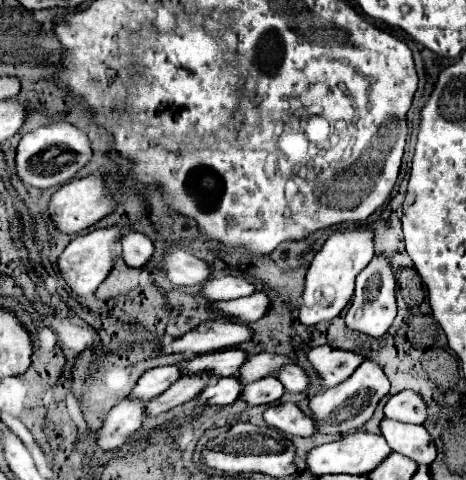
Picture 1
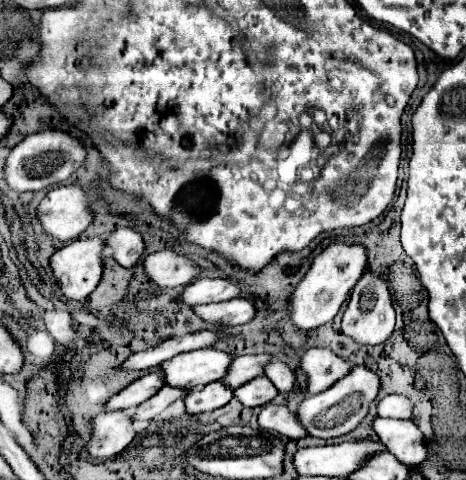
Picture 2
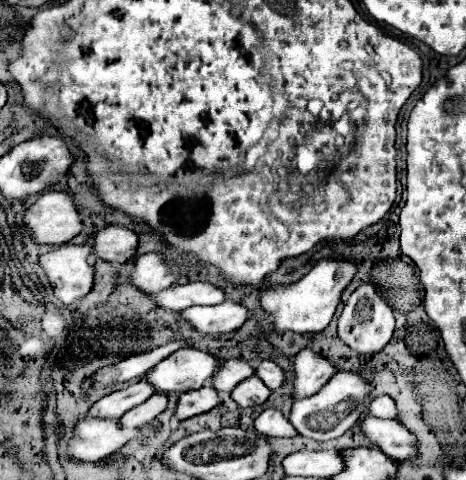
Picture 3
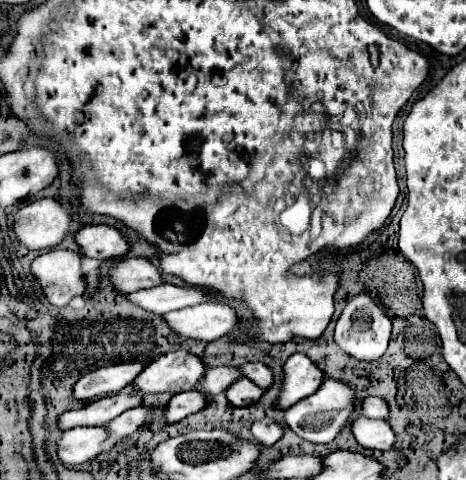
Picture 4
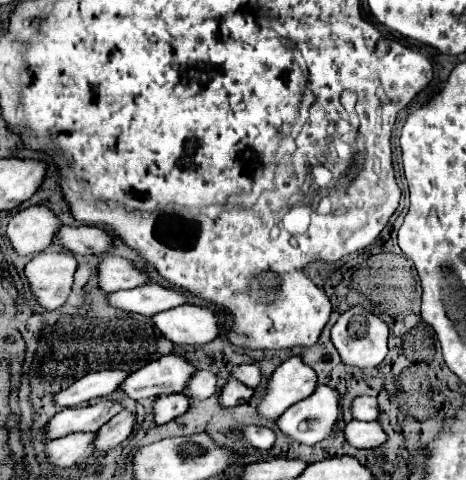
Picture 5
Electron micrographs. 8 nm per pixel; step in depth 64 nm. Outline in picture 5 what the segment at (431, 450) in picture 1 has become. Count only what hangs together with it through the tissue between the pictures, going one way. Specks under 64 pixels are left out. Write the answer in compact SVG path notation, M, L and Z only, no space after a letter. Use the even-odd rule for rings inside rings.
M360 420L348 422L344 428L344 436L356 448L378 448L380 444L384 444L384 440L388 440L388 436L384 436L384 430L380 428L380 422Z

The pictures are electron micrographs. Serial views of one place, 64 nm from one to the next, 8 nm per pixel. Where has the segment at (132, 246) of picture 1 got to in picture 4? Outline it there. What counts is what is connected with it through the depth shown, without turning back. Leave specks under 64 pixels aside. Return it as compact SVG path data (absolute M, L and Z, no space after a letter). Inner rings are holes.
M106 224L84 226L76 234L76 240L86 256L100 262L124 258L126 252L130 252L130 240L118 228Z

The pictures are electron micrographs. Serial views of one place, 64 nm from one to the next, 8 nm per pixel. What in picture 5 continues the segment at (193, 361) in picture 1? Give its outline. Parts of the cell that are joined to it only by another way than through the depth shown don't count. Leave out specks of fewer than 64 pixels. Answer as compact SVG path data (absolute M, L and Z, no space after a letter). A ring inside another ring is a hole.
M168 354L144 368L132 372L120 390L124 390L132 400L144 400L152 396L168 396L184 392L188 380L194 376L196 368L184 356Z

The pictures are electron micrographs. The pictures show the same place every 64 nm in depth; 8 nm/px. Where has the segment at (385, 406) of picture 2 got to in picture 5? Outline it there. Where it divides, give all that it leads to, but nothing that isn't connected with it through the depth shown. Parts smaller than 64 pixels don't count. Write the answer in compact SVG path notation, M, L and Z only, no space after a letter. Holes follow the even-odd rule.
M370 396L354 398L354 402L352 402L352 414L354 414L356 420L378 420L380 408L378 408L376 398L370 398Z

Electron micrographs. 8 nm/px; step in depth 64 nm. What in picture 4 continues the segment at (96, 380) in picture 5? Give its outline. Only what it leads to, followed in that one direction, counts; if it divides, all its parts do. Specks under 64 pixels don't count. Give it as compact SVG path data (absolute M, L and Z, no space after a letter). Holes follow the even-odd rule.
M116 364L98 368L86 376L82 376L74 386L74 396L78 400L94 400L100 396L116 394L136 378L144 364Z

